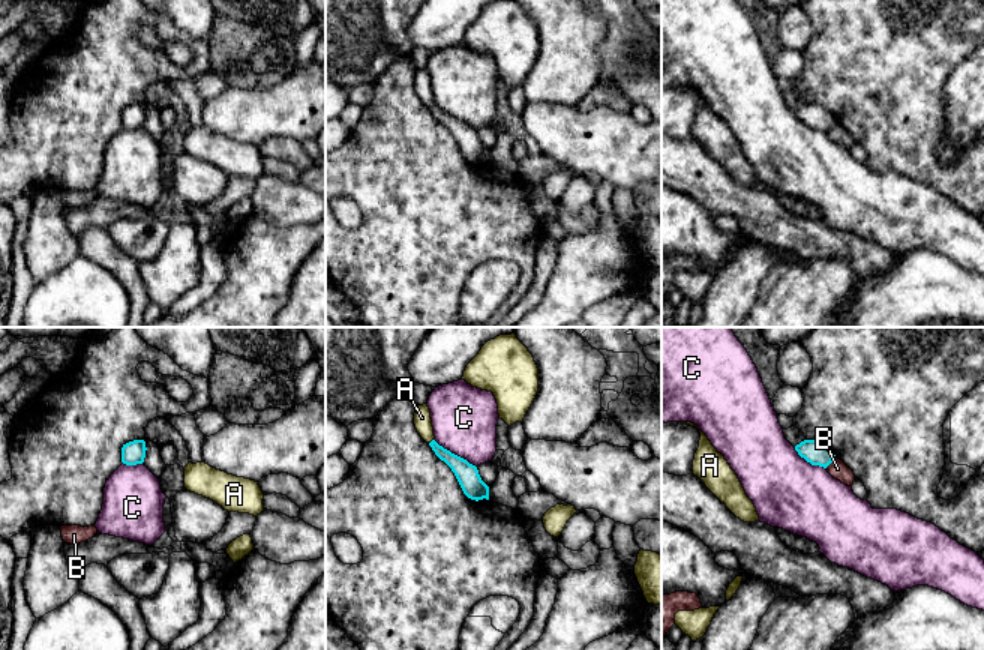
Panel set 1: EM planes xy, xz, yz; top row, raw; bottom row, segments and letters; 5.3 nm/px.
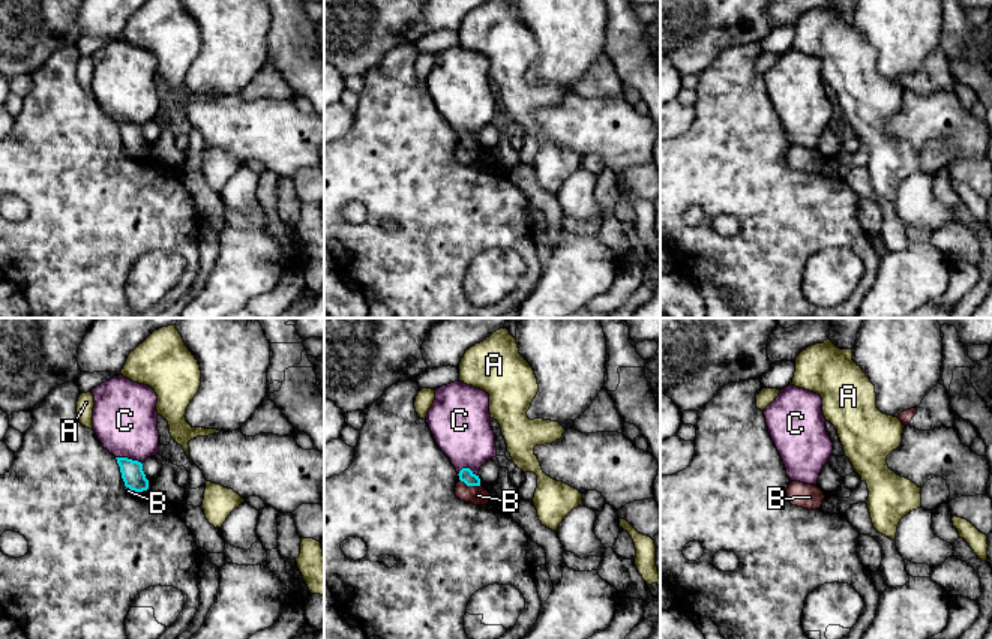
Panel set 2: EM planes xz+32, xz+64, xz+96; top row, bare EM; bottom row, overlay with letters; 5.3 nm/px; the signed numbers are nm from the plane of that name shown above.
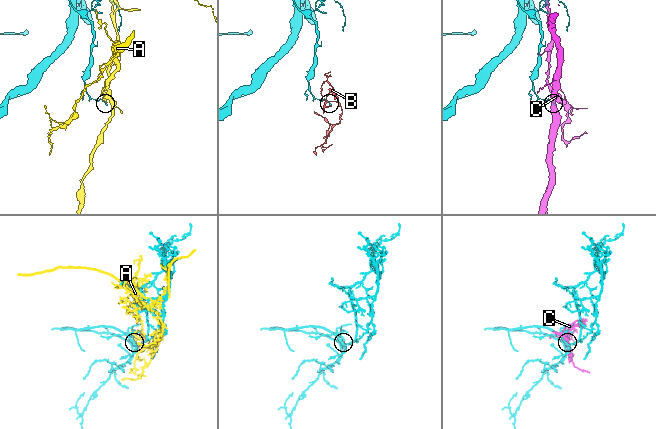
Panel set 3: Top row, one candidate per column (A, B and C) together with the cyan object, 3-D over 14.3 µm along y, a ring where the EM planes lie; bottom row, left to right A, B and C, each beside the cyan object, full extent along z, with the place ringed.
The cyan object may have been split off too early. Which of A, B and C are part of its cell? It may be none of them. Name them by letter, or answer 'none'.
none

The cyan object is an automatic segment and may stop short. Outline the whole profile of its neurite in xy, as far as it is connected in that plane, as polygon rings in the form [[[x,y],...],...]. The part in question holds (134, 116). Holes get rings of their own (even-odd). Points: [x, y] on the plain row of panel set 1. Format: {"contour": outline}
{"contour": [[[134,104],[122,111],[122,126],[126,129],[136,129],[142,128],[146,122],[146,105],[144,104]]]}

